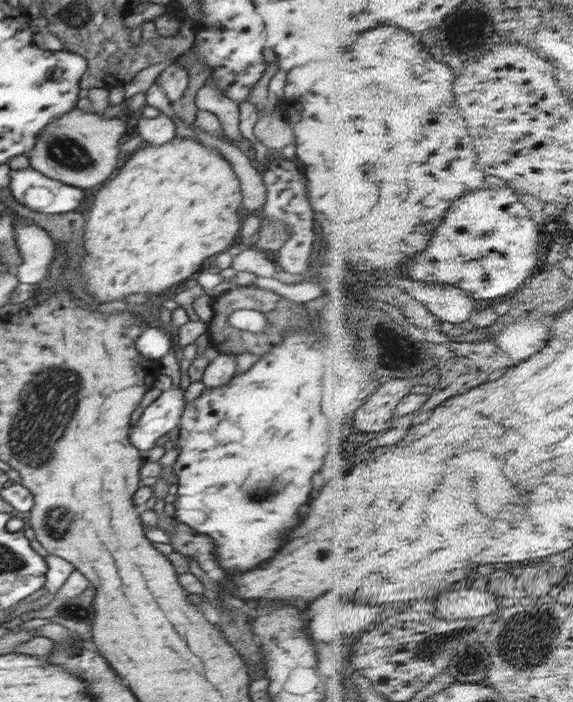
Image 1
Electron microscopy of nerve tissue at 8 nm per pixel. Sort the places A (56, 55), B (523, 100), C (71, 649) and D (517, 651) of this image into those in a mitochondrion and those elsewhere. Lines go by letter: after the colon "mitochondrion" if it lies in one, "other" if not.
A: other
B: other
C: mitochondrion
D: mitochondrion

